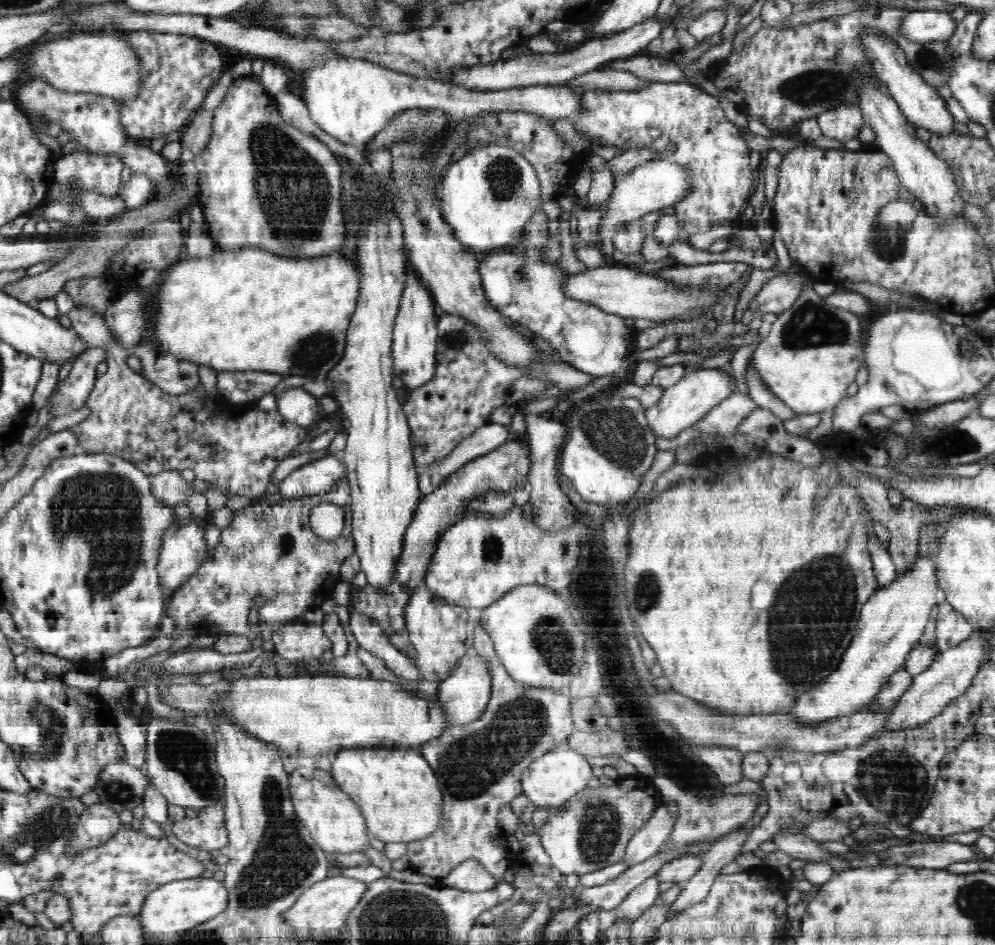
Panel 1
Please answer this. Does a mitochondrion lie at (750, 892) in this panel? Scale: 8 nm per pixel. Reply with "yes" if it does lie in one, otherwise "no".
no

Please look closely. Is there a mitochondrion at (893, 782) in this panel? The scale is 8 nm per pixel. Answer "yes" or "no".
yes

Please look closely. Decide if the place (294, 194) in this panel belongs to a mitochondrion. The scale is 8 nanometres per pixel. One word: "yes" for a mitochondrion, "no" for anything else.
yes

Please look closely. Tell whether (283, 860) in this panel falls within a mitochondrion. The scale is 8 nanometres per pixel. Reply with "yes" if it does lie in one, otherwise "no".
yes

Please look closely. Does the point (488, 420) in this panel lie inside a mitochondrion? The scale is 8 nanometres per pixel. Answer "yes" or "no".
no

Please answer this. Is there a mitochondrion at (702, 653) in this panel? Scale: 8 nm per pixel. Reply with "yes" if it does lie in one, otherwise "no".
no

